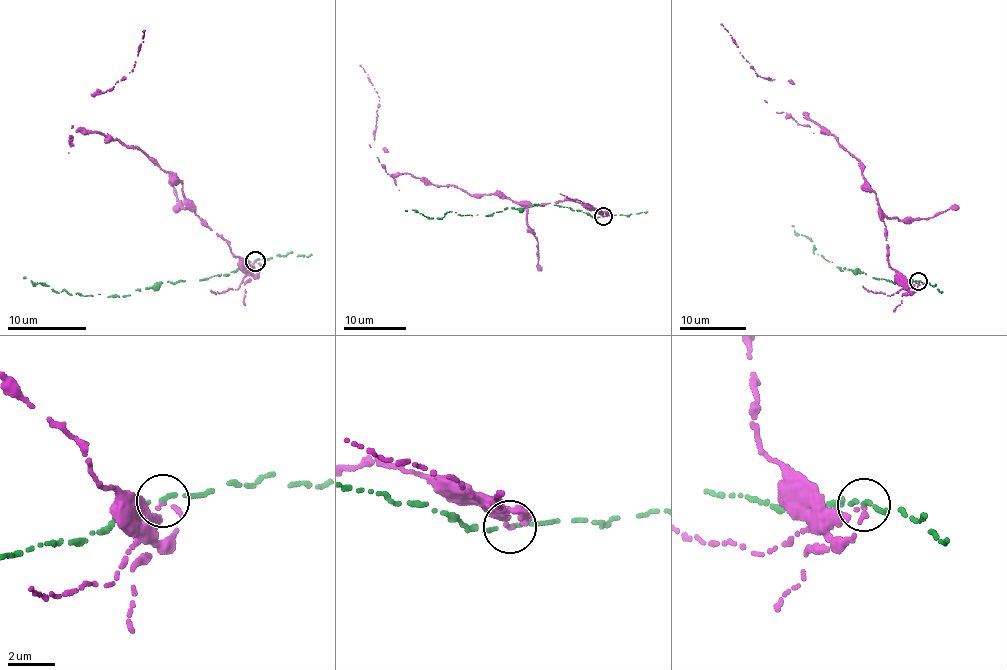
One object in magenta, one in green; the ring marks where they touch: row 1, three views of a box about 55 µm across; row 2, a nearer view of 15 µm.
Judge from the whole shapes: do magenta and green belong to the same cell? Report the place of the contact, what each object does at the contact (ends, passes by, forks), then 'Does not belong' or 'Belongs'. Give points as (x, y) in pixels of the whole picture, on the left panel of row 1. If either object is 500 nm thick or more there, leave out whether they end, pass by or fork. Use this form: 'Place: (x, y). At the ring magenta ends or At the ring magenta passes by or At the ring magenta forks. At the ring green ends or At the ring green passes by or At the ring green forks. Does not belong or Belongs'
Place: (255, 261). At the ring magenta ends. At the ring green ends. Does not belong

